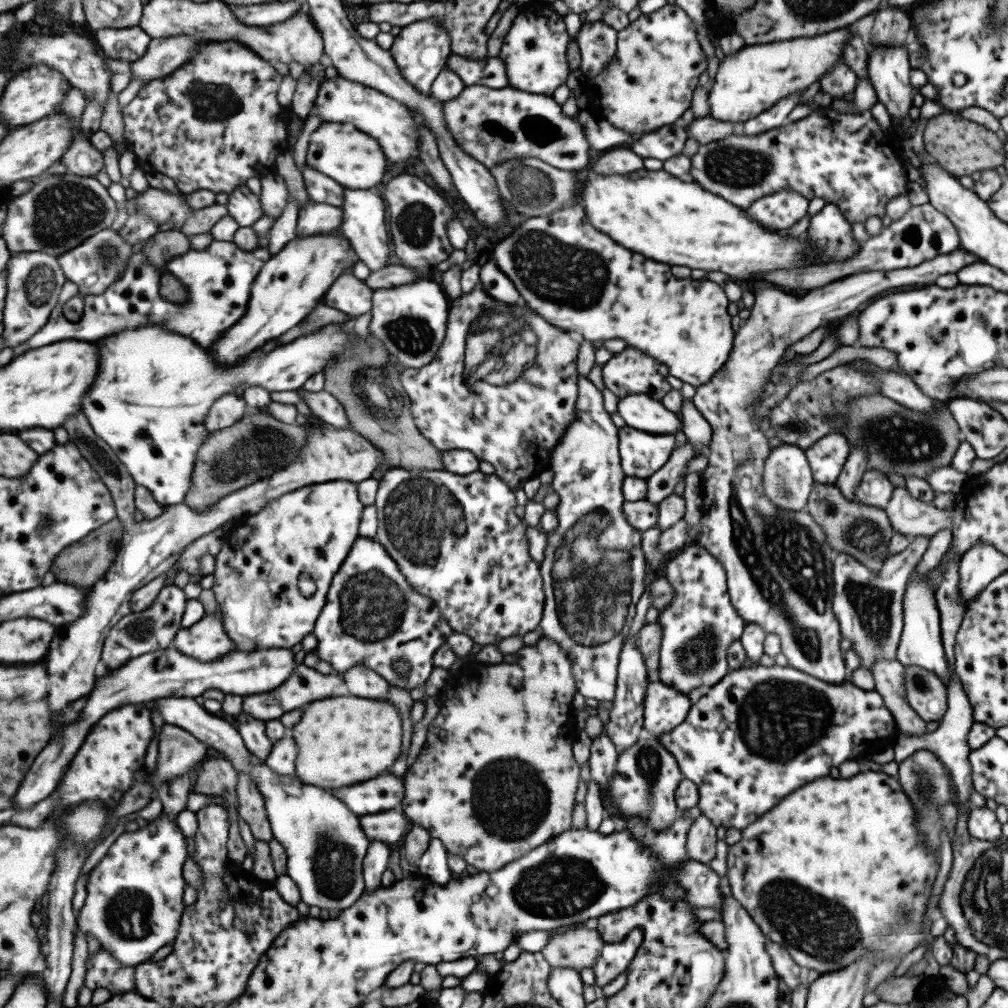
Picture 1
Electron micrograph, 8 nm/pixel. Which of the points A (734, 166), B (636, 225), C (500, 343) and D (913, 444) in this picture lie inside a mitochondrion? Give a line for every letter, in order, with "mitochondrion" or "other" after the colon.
A: mitochondrion
B: other
C: mitochondrion
D: mitochondrion

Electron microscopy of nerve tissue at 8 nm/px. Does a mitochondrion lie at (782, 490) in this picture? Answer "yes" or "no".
yes

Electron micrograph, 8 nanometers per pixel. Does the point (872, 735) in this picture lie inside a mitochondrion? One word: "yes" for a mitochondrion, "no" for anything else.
no

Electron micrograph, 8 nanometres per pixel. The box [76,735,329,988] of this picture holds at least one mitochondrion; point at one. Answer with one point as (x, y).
(126, 915)

